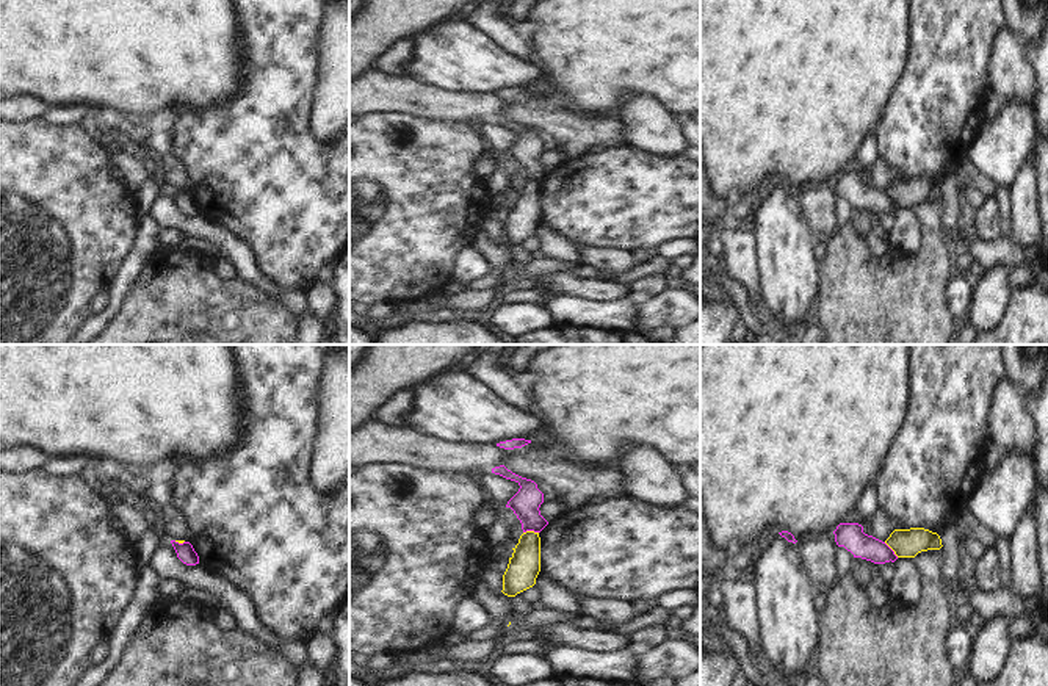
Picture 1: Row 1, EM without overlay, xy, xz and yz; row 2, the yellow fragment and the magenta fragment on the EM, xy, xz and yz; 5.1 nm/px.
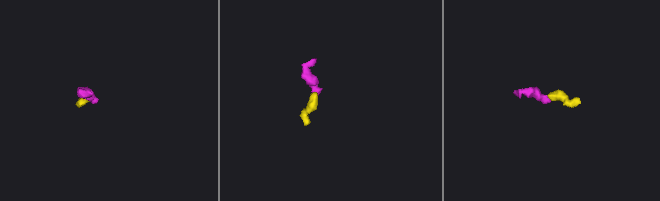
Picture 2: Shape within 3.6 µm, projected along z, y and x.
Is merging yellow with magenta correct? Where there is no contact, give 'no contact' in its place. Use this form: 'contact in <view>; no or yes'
contact in xz; no

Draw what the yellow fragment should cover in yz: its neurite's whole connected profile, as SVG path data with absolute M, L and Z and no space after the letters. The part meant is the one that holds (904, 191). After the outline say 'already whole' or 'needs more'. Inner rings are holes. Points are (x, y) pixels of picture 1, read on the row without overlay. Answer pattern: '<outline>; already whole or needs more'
M924 177L894 179L885 193L898 207L915 207L921 200L943 196L940 185Z; already whole

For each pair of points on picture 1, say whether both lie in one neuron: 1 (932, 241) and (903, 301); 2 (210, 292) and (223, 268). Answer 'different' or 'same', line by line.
1: same
2: different

